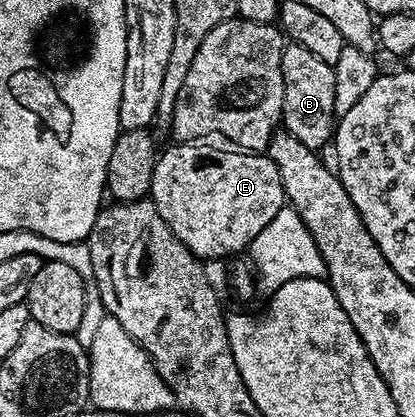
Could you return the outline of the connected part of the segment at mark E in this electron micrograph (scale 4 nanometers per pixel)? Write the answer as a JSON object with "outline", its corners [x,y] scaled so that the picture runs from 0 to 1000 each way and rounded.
{"outline":[[[419,341],[400,367],[393,362],[378,376],[357,470],[414,561],[424,561],[448,597],[489,628],[552,619],[561,604],[590,607],[617,561],[627,561],[627,552],[636,552],[636,542],[646,542],[646,532],[655,532],[655,523],[694,489],[675,408],[648,372],[547,360],[484,341]]]}

